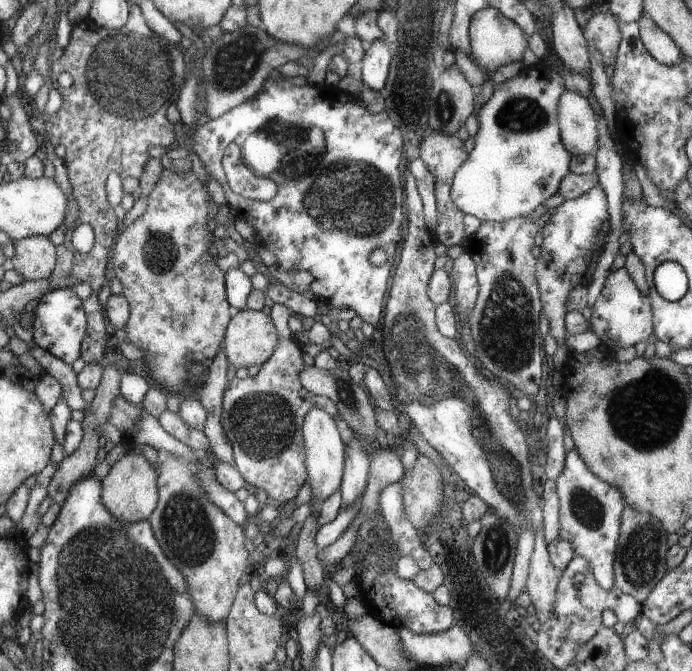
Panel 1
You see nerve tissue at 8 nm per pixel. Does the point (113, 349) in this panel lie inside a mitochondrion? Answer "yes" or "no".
no

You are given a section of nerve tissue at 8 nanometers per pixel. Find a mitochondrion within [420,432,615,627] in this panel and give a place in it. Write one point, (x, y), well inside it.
(495, 551)

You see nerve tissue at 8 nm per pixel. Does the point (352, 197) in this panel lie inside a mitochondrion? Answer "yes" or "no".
yes

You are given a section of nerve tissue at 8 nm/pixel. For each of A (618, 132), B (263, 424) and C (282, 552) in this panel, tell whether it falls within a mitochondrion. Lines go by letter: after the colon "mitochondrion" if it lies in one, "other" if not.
A: other
B: mitochondrion
C: other

